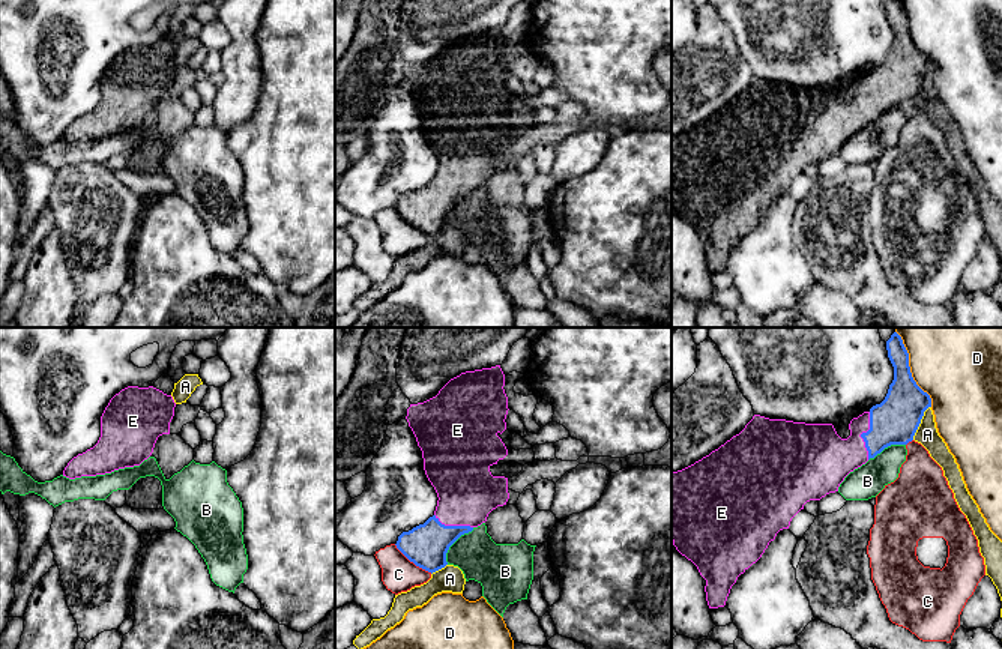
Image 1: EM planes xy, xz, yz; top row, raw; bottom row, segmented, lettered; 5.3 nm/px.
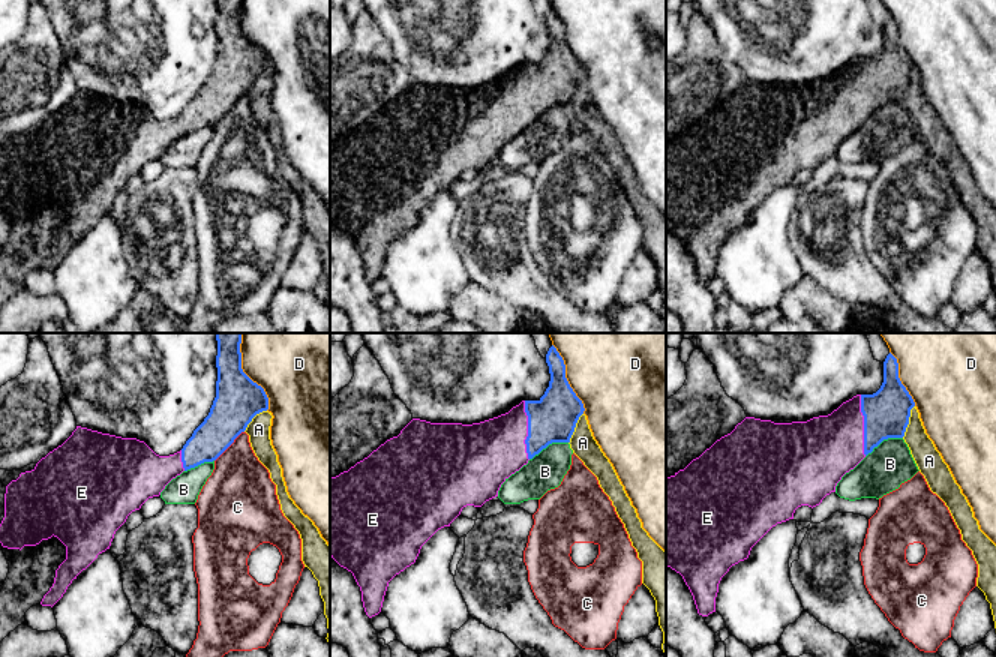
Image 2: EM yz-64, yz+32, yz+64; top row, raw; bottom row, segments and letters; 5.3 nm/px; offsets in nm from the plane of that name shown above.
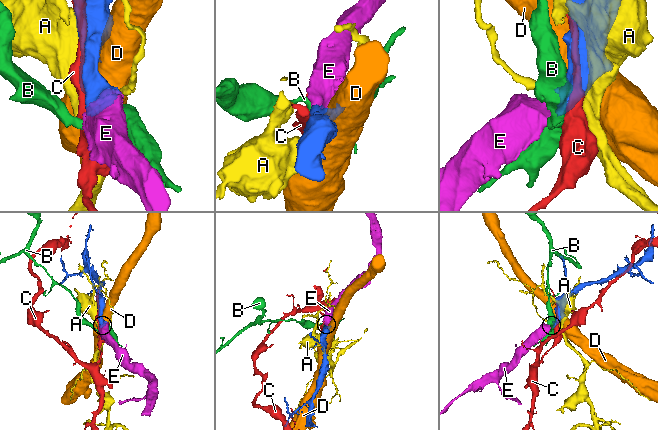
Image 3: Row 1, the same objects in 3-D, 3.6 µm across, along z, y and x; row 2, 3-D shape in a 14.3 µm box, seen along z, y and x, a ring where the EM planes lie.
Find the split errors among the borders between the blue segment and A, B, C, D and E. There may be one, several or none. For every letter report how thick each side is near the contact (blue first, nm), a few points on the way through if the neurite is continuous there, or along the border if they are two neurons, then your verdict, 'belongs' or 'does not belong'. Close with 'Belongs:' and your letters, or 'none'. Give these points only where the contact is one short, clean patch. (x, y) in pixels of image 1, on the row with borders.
A: calibres 240 and 120 nm; does not belong
B: calibres 220 and 240 nm; does not belong
C: calibres 220 and 190 nm; does not belong
D: calibres 240 and 480 nm; does not belong
E: calibres 240 and 300 nm; belongs
Belongs: E

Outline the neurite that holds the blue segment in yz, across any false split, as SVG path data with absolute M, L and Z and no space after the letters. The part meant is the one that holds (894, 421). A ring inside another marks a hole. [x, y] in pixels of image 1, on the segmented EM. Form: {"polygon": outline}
{"polygon": "M894 332L886 341L894 380L880 404L873 406L849 424L850 436L841 439L832 424L805 424L769 419L754 415L745 428L694 464L672 473L672 541L676 550L691 560L706 580L709 608L724 607L738 577L756 563L777 533L789 529L792 518L810 500L820 500L838 491L840 484L855 469L874 458L891 445L907 445L921 424L931 398L912 377L909 353L901 337Z"}

